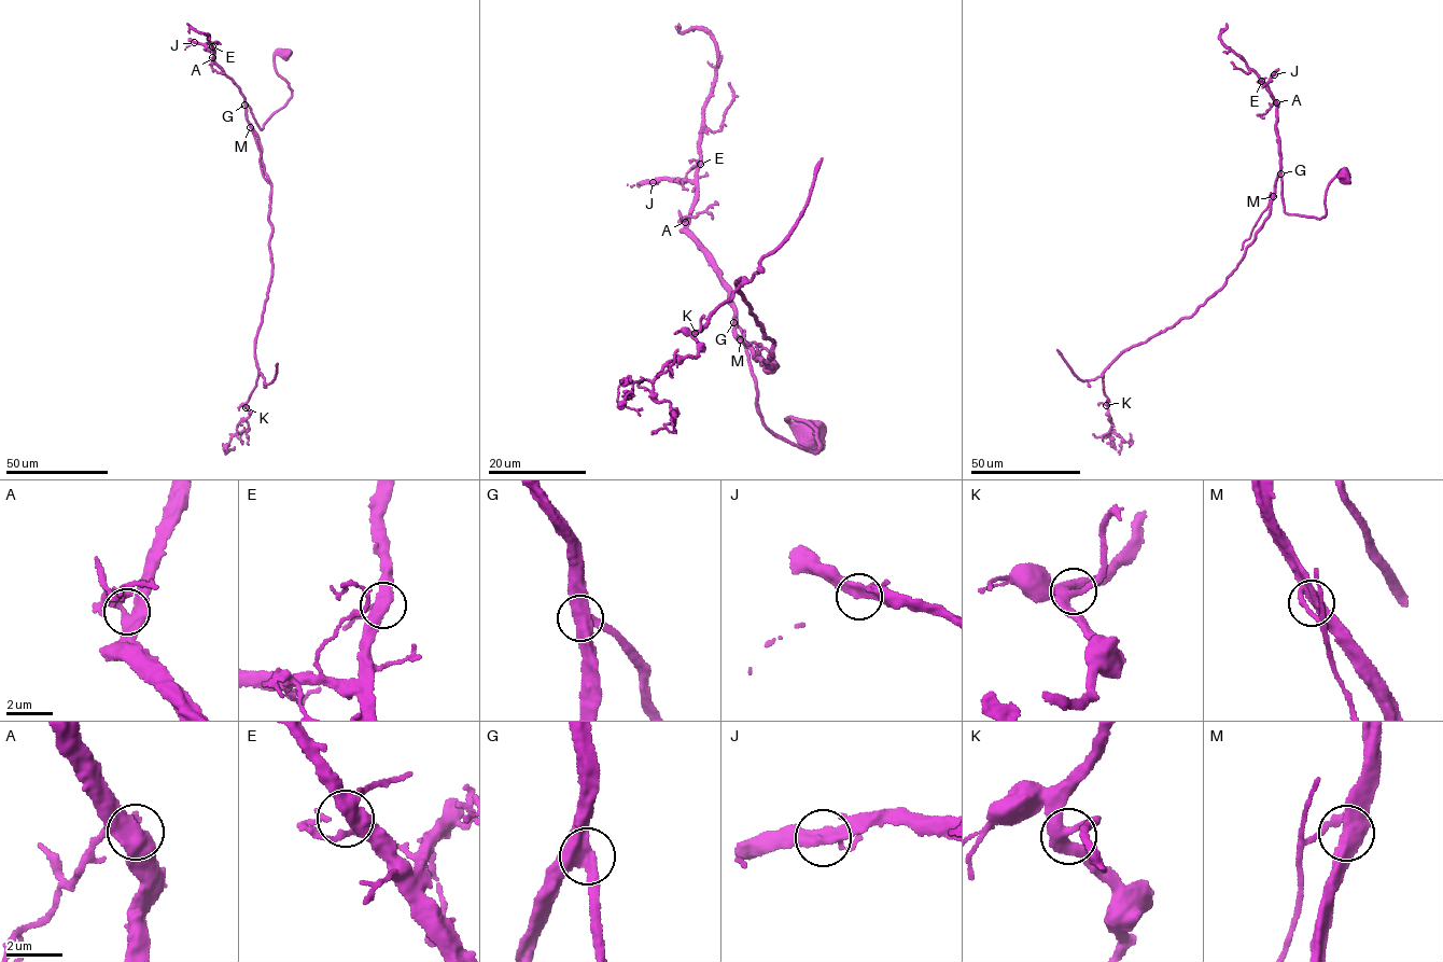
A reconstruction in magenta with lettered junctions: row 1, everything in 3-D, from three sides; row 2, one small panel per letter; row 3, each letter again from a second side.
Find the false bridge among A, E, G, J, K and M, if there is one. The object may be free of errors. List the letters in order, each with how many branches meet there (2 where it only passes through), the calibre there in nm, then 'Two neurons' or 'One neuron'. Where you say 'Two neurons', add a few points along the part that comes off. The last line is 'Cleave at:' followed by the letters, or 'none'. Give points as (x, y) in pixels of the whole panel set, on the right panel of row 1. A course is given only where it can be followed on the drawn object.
A: Branches: 3. Thickness 400 nm. One neuron
E: Branches: 3. Thickness 400 nm. One neuron
G: Branches: 3. Thickness 400 nm. One neuron
J: Branches: 3. Thickness 320 nm. One neuron
K: Branches: 3. Thickness 320 nm. One neuron
M: Branches: 3. Thickness 400 nm. One neuron
Cleave at: none

